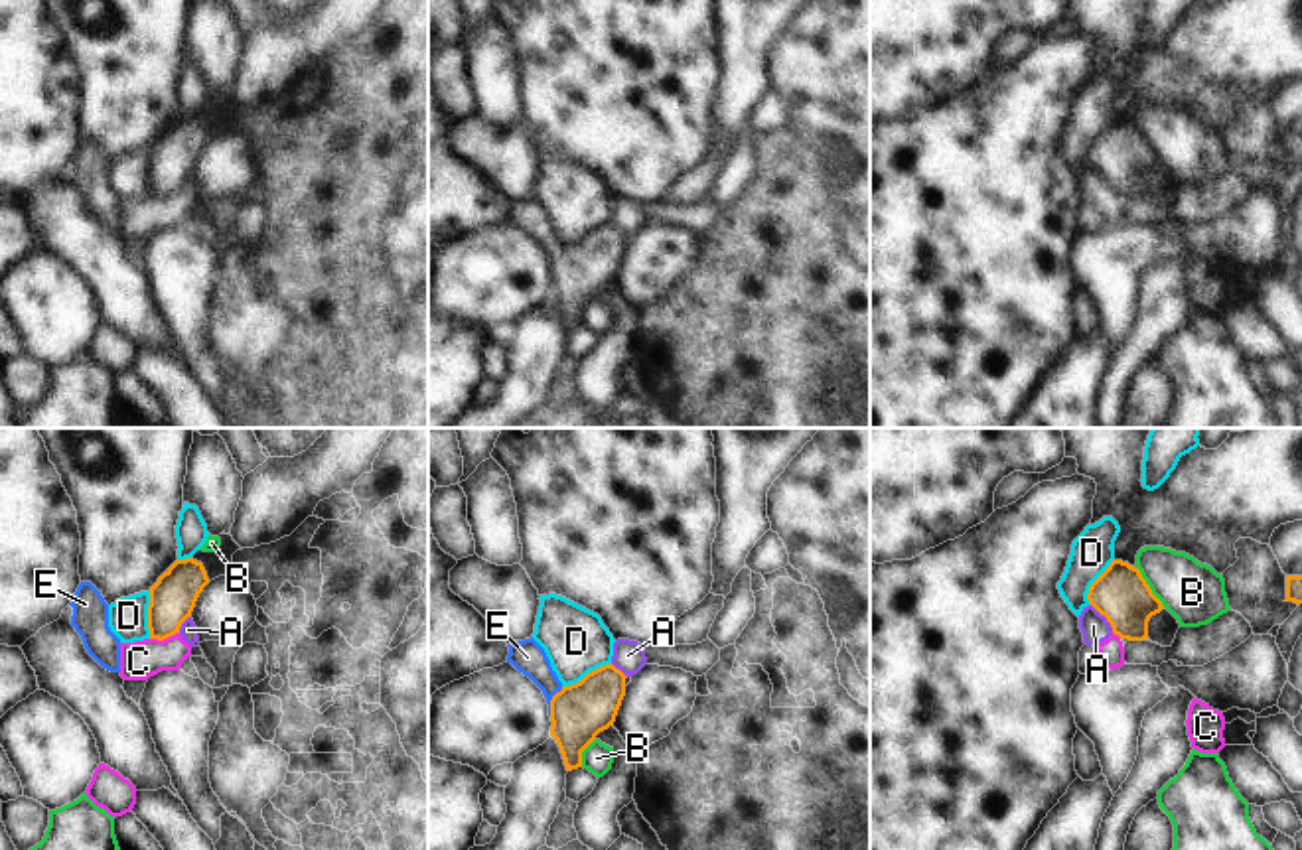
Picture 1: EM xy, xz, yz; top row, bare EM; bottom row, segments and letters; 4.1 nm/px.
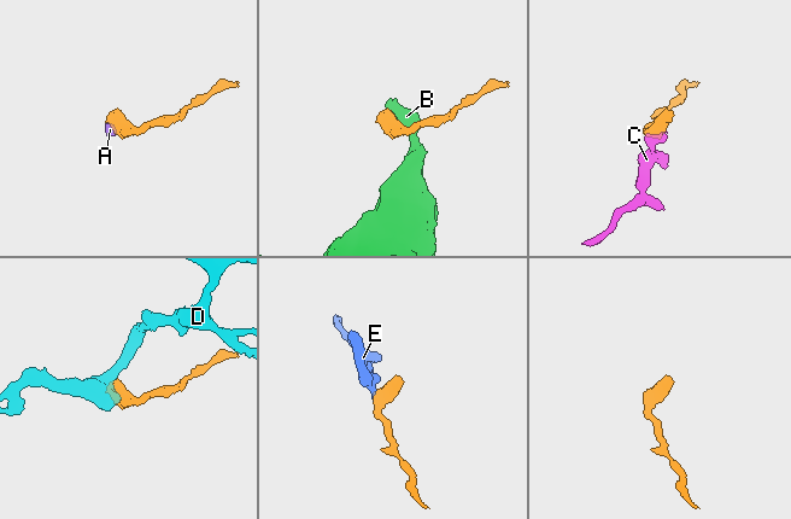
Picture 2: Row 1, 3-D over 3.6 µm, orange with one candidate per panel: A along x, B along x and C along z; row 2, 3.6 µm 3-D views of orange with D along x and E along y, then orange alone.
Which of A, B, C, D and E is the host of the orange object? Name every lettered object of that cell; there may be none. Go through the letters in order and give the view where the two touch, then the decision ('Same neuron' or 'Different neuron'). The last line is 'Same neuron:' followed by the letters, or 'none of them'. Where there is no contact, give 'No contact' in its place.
A: Touches orange in yz. Different neuron
B: Touches orange in yz. Different neuron
C: Touches orange in xy. Different neuron
D: Touches orange in xy. Different neuron
E: Touches orange in xz. Same neuron
Same neuron: E

